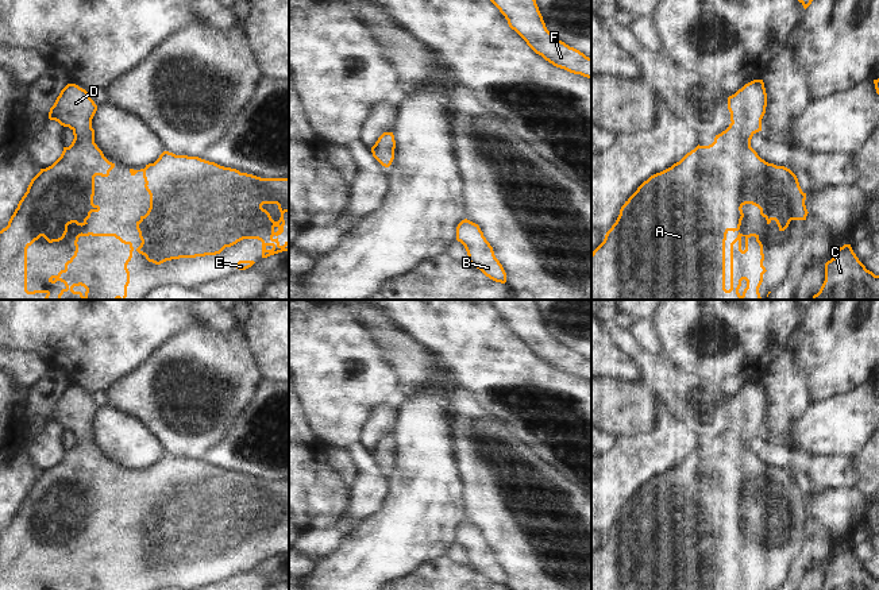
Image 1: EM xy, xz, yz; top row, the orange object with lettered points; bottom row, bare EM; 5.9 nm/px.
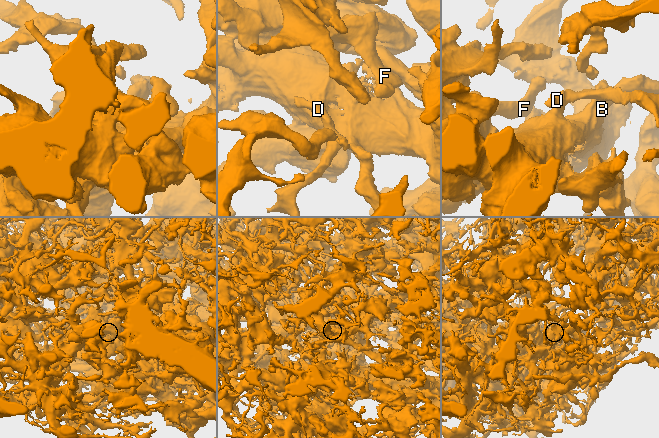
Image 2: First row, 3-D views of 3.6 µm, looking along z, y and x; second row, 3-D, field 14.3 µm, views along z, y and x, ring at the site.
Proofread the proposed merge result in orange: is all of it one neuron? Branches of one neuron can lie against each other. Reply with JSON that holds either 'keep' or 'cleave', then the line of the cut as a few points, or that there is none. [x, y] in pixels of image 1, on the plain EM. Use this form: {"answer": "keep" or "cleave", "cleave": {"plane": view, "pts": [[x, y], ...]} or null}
{"answer": "keep", "cleave": null}

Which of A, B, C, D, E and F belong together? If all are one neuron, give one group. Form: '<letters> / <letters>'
A B C D E F

